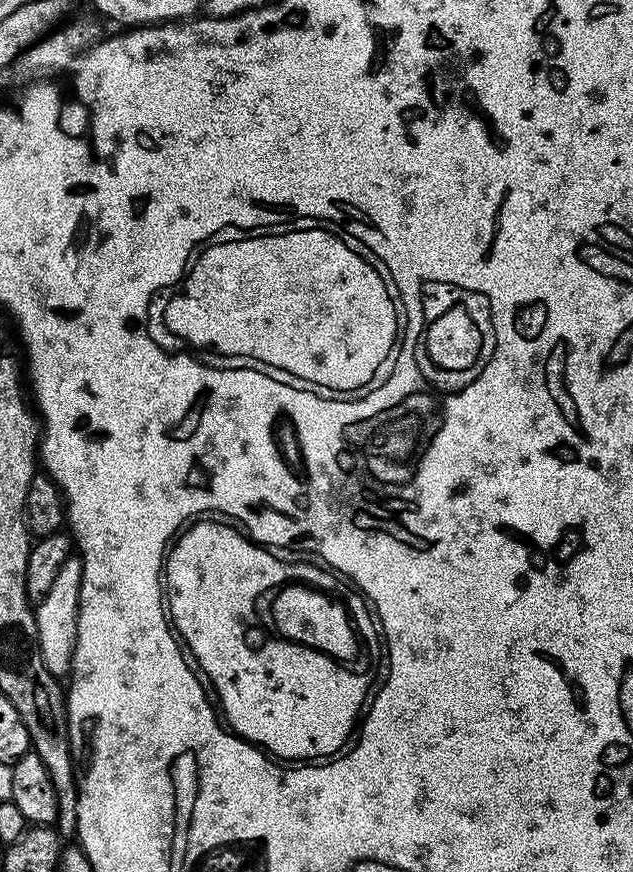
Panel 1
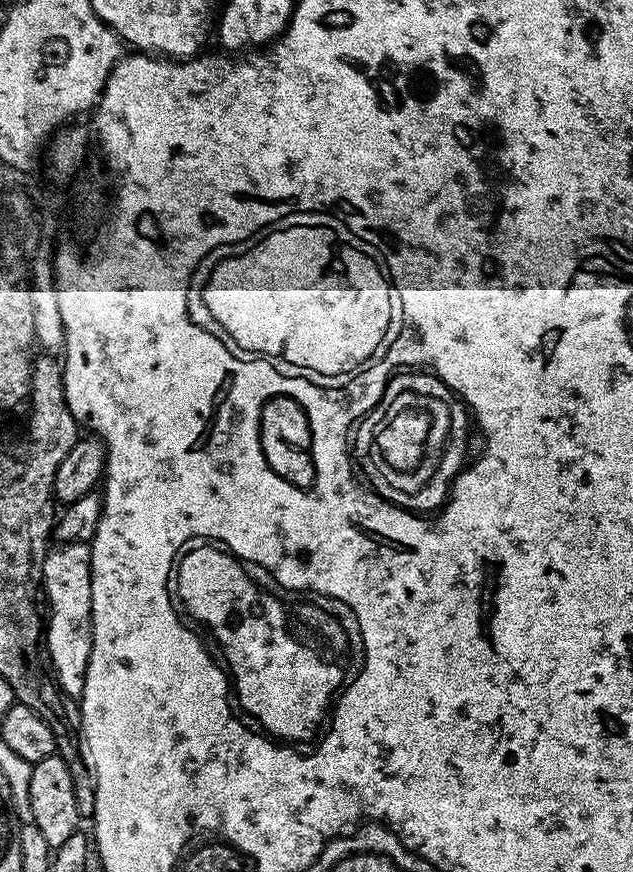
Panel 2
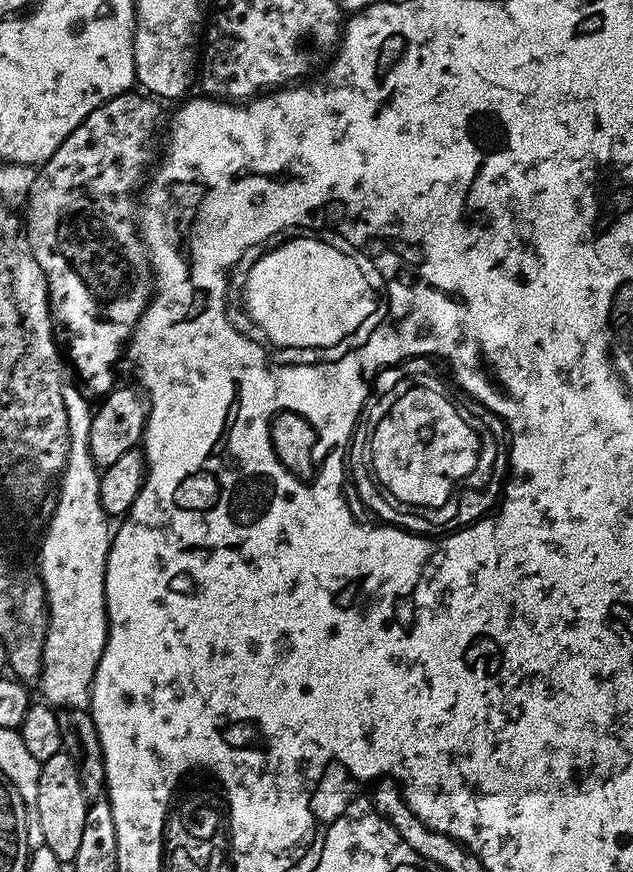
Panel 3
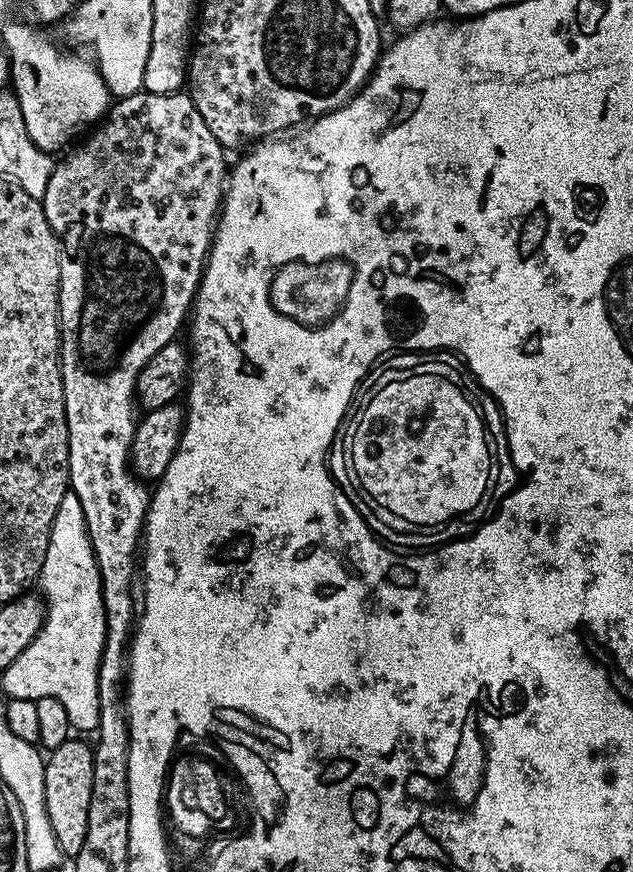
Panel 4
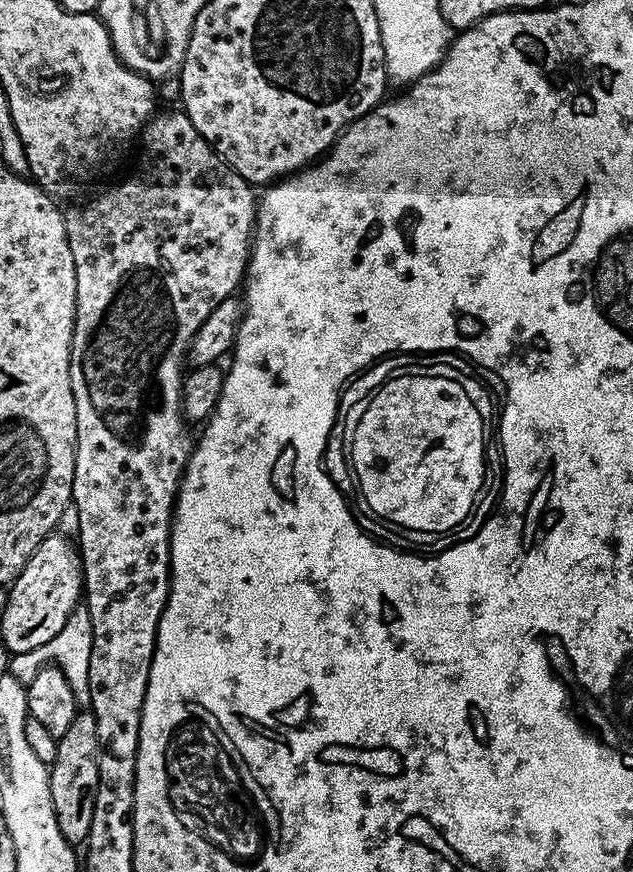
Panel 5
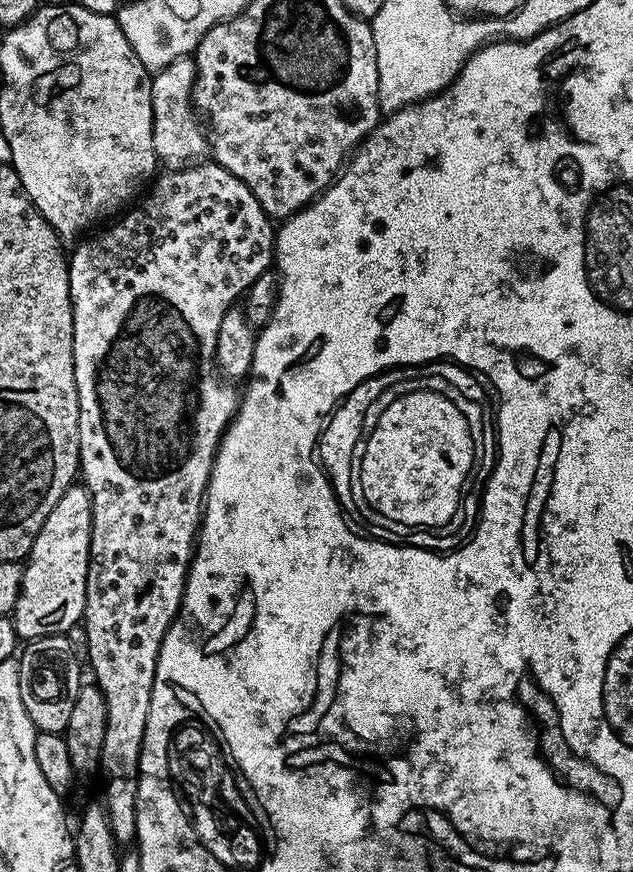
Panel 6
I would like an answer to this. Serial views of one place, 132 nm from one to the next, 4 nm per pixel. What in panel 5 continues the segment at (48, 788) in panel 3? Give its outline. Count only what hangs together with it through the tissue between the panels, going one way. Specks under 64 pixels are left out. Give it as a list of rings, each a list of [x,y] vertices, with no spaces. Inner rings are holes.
[[[90,710],[77,711],[74,722],[56,741],[57,753],[48,770],[50,782],[50,802],[54,806],[54,818],[58,818],[58,830],[62,830],[62,838],[73,846],[85,843],[90,834],[90,822],[94,818],[94,798],[98,795],[98,726],[94,714]]]

